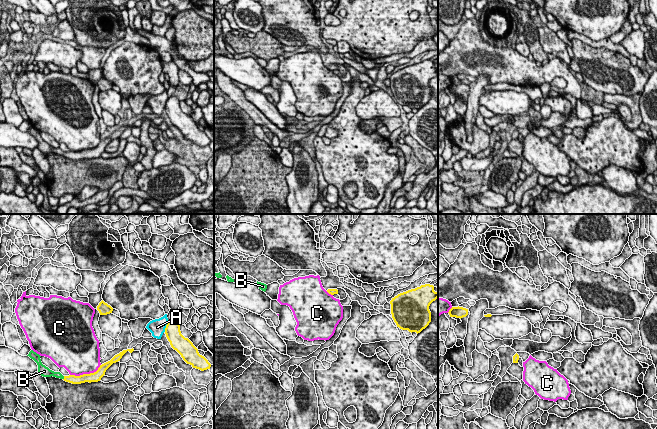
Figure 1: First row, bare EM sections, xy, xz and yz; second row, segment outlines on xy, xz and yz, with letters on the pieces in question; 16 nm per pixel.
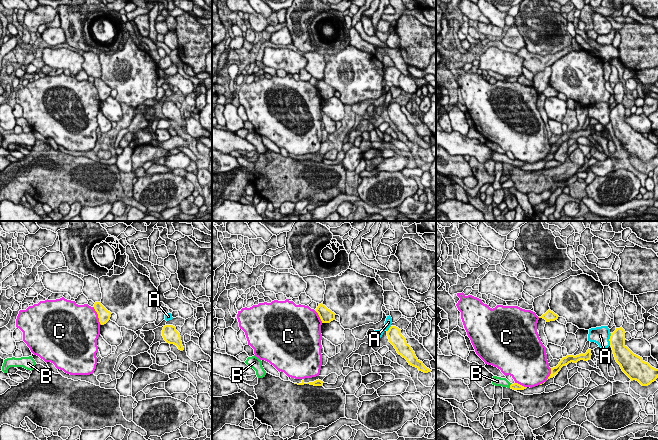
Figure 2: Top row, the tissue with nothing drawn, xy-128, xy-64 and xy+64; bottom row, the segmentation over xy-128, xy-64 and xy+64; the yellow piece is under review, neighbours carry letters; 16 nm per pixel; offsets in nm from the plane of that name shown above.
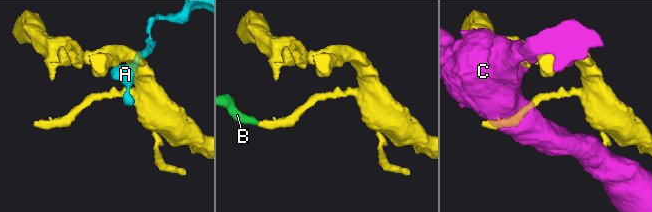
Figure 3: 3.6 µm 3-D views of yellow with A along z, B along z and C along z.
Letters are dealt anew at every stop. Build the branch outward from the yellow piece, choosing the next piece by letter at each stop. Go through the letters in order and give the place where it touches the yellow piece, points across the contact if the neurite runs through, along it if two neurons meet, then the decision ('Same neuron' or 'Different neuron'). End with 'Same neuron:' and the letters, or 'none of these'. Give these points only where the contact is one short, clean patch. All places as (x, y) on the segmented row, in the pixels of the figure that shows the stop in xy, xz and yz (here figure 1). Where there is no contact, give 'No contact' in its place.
A: Touches yellow at xy (166, 327). Different neuron
B: Touches yellow at xy (64, 378). Path across: xy (73, 379), (64, 378), (50, 373). Same neuron
C: Touches yellow at xy (86, 374). Different neuron
Same neuron: B

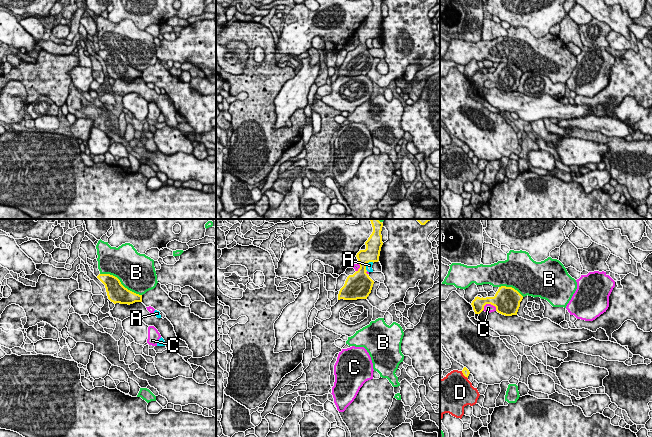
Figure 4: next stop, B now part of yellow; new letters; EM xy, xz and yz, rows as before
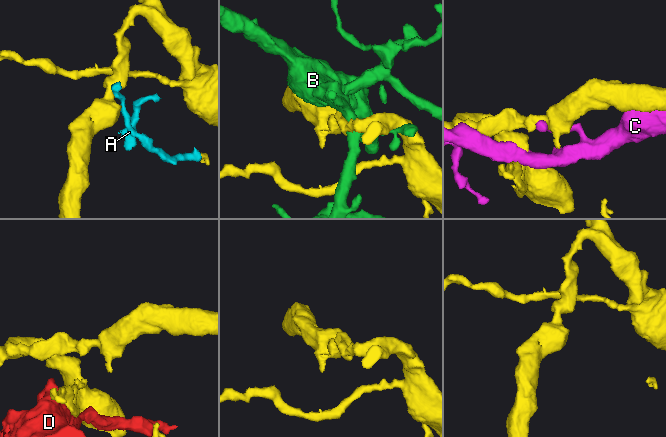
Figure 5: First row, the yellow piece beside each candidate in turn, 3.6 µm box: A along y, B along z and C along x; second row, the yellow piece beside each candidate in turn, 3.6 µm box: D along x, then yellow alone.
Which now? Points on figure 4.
A: Touches yellow at xz (367, 262). Boundary: xz (373, 262), (368, 262), (365, 269). Different neuron
B: Touches yellow at xy (120, 282). Different neuron
C: Touches yellow at yz (488, 303). Different neuron
D: Touches yellow at yz (464, 375). Different neuron
Same neuron: none of these

